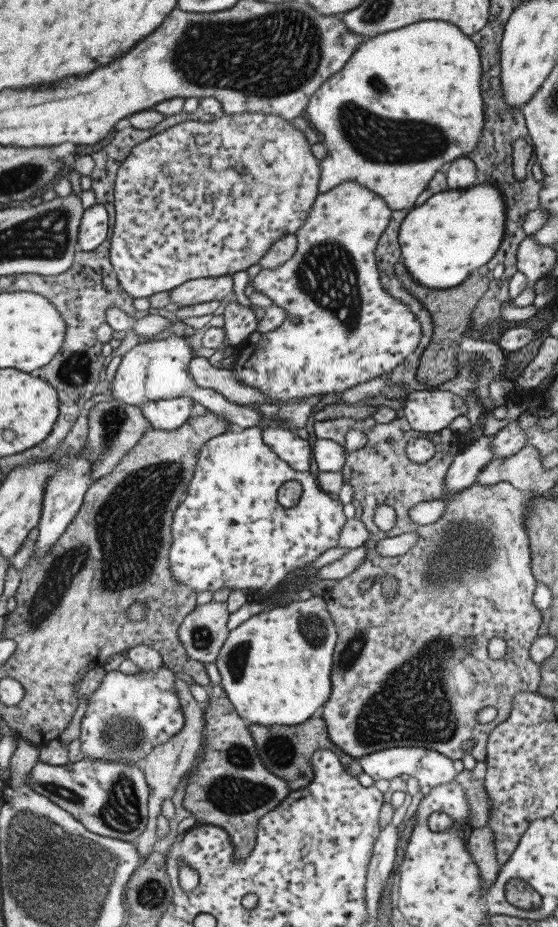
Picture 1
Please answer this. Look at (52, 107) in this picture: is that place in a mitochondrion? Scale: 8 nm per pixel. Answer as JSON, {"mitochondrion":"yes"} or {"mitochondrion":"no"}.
{"mitochondrion":"no"}

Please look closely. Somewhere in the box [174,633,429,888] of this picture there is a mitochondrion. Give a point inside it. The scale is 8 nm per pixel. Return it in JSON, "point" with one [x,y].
{"point":[231,795]}

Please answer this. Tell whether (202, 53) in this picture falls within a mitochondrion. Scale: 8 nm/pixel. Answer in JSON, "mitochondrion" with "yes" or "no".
{"mitochondrion":"yes"}

